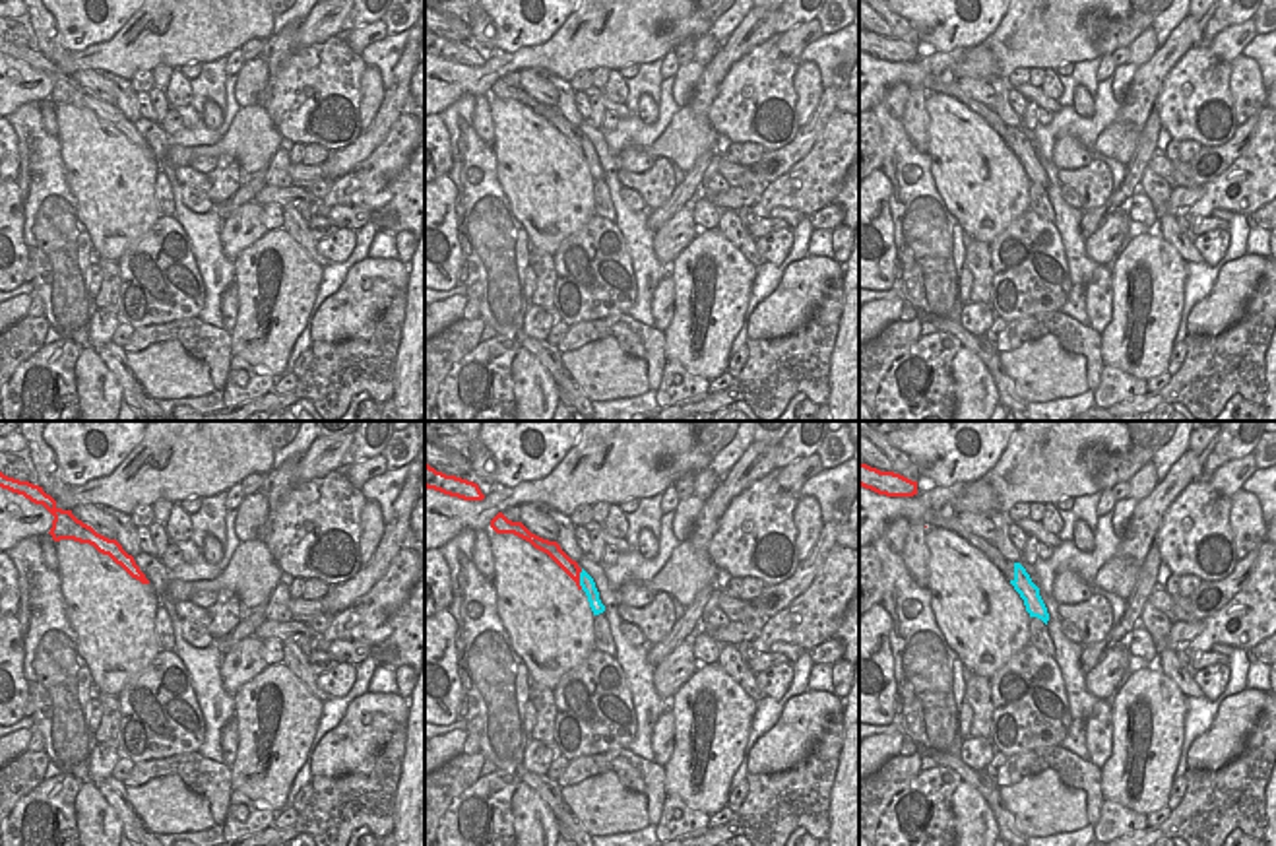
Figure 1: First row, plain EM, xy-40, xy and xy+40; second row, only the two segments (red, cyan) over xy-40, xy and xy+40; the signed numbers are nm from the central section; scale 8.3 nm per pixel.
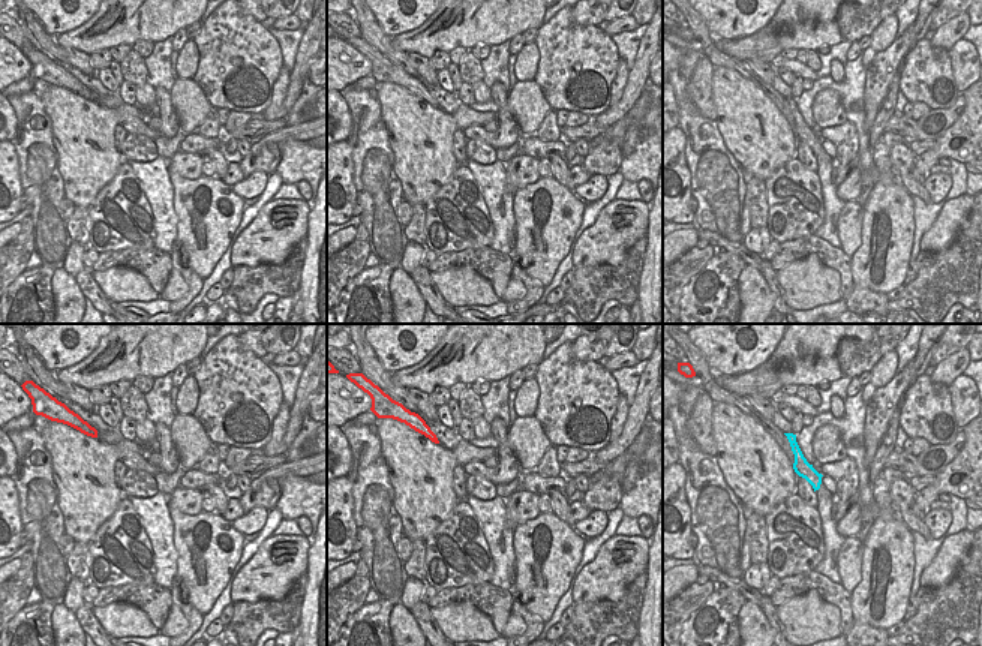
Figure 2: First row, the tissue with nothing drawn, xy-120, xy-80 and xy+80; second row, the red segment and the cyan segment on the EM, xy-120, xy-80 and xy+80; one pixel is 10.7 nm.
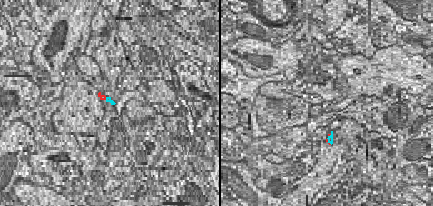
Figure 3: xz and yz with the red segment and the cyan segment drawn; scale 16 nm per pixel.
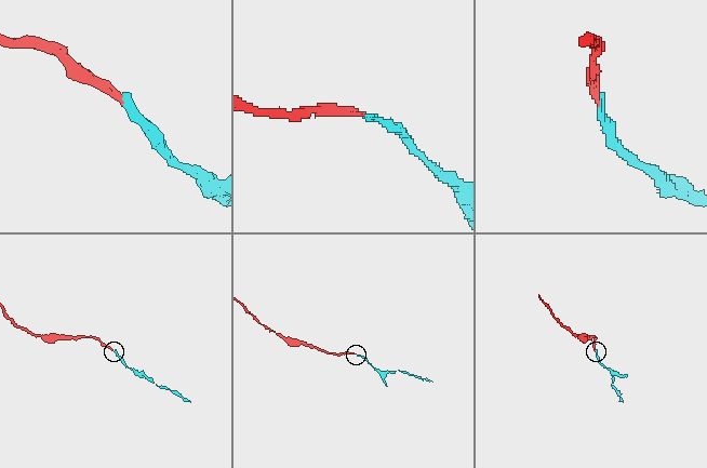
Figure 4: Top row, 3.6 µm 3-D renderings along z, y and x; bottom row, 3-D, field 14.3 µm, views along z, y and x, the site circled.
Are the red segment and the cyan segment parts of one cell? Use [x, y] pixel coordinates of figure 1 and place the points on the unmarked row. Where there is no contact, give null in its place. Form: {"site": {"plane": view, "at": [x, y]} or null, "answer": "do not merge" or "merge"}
{"site": {"plane": "xy", "at": [578, 144]}, "answer": "merge"}

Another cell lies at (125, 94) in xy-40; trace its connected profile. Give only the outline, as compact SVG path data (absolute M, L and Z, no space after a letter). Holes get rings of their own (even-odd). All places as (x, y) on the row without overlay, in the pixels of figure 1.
M103 72L103 78L109 80L114 87L116 107L122 111L122 114L136 122L142 118L138 109L138 99L132 83L120 76L114 76L111 72Z

